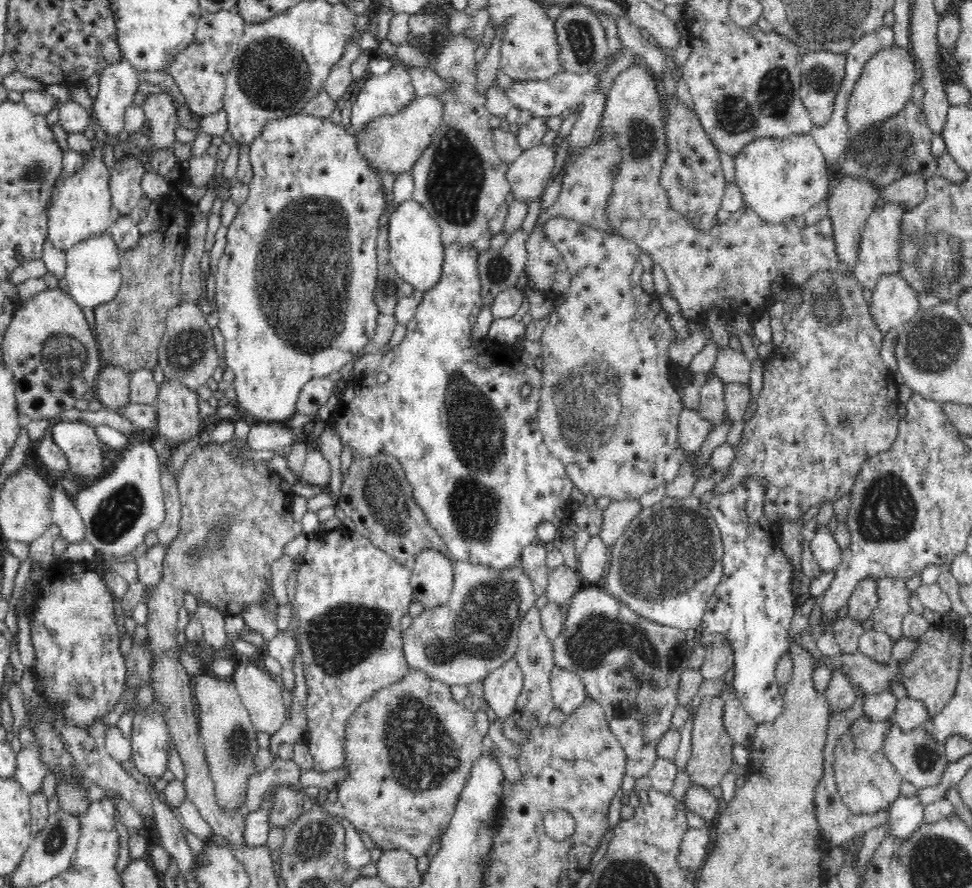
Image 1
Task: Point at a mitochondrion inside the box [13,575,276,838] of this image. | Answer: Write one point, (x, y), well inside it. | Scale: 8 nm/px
(238, 746)

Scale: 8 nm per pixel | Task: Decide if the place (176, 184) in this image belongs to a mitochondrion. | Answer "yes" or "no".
no

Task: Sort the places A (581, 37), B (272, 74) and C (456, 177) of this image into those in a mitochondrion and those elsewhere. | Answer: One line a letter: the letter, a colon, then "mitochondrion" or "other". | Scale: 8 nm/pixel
A: mitochondrion
B: mitochondrion
C: mitochondrion

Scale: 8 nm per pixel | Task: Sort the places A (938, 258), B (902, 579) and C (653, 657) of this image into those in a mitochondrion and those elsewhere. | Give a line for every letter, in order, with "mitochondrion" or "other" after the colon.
A: mitochondrion
B: other
C: mitochondrion

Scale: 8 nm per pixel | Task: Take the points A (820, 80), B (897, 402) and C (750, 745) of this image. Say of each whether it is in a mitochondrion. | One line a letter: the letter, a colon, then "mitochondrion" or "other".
A: mitochondrion
B: other
C: other

